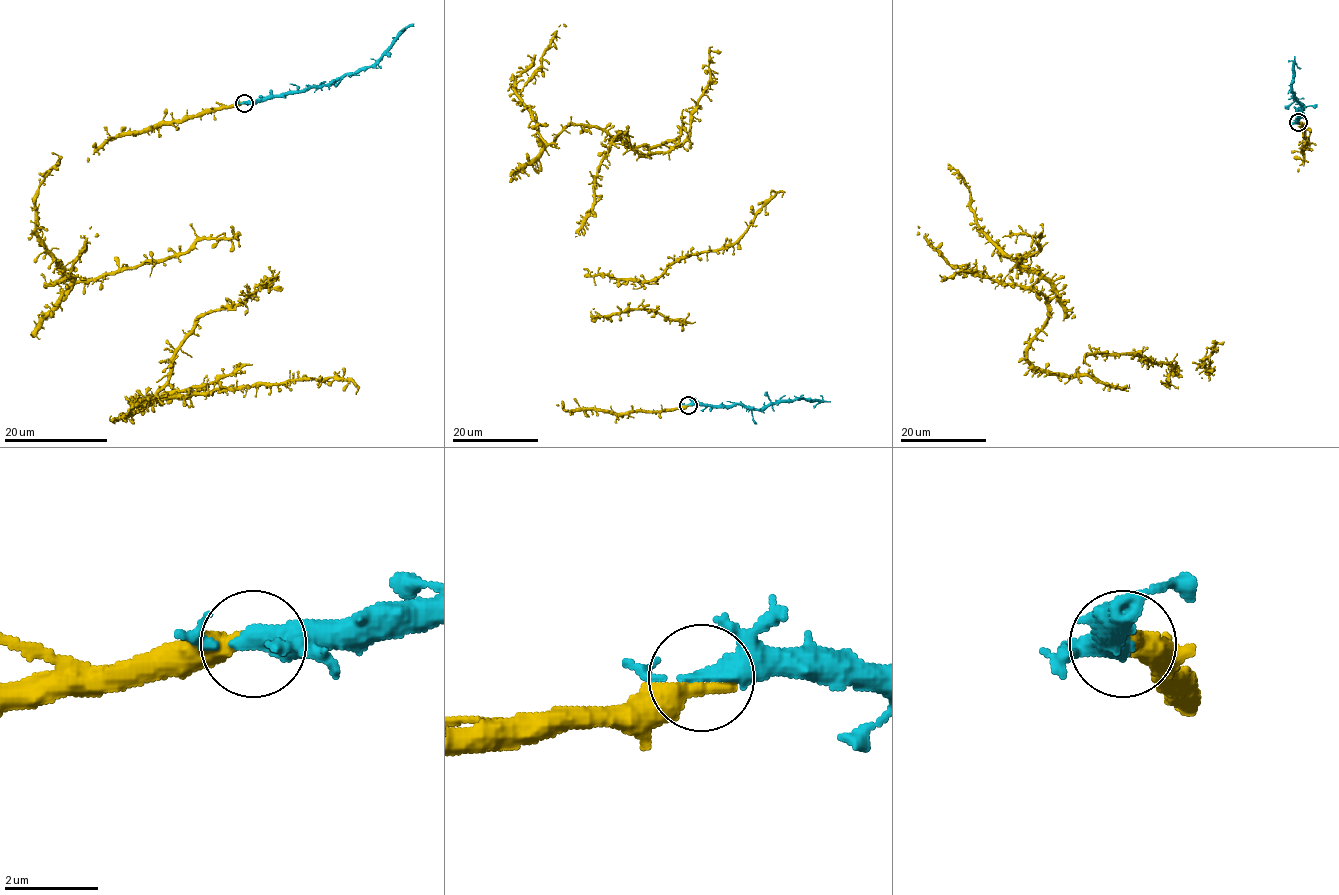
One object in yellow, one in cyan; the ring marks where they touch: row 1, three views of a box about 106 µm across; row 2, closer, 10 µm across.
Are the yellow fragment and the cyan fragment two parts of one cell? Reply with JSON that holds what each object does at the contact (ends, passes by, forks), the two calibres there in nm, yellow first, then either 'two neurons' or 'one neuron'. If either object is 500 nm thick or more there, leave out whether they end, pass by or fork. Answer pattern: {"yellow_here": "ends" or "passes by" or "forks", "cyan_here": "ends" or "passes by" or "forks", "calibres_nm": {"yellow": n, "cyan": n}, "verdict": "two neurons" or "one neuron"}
{"yellow_here": "ends", "cyan_here": "passes by", "calibres_nm": {"yellow": 480, "cyan": 360}, "verdict": "one neuron"}

